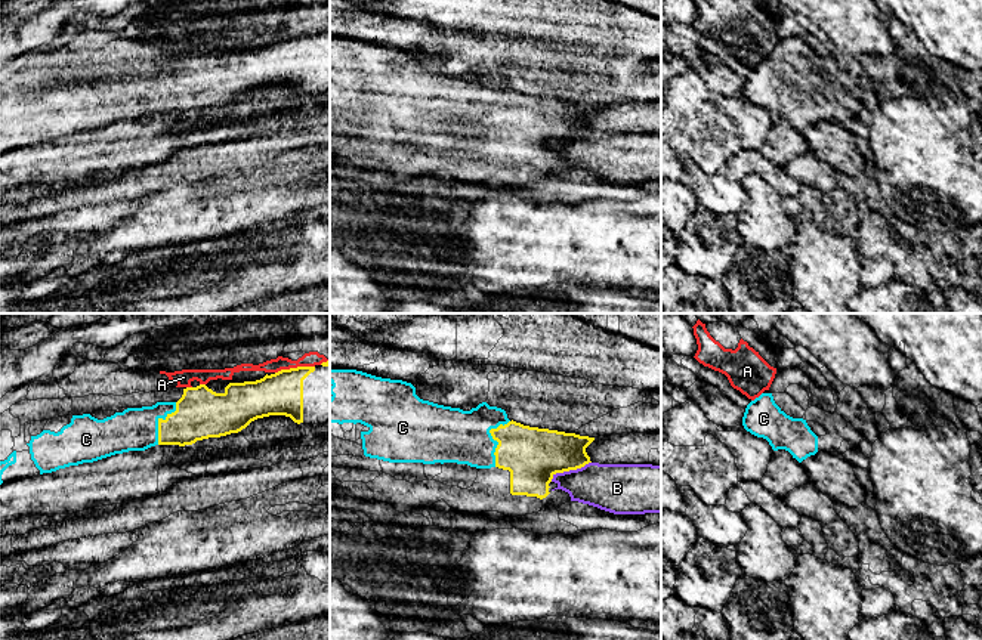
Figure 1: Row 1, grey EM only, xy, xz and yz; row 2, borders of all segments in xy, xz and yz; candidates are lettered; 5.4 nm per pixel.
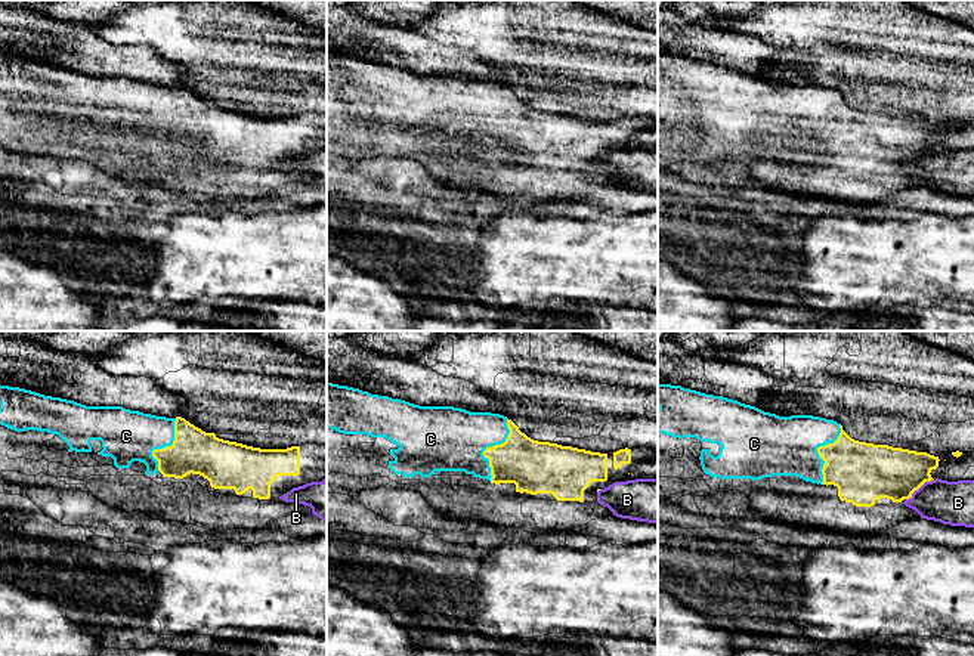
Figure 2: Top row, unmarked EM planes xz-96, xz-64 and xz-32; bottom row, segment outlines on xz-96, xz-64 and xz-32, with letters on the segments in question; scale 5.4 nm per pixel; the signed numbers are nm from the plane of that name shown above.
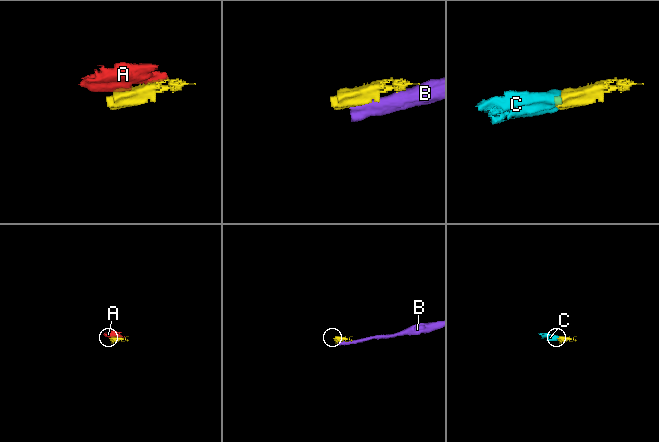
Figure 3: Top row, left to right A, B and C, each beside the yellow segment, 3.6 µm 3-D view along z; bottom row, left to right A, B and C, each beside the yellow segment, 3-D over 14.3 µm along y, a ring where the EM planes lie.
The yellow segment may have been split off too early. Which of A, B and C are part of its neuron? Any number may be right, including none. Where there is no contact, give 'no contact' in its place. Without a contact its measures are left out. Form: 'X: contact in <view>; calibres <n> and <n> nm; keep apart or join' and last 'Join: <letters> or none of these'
A: contact in xy; calibres 240 and 80 nm; keep apart
B: contact in xz; calibres 300 and 260 nm; keep apart
C: contact in xz; calibres 300 and 300 nm; join
Join: C

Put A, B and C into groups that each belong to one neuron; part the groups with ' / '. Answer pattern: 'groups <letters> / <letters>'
groups A / B / C

